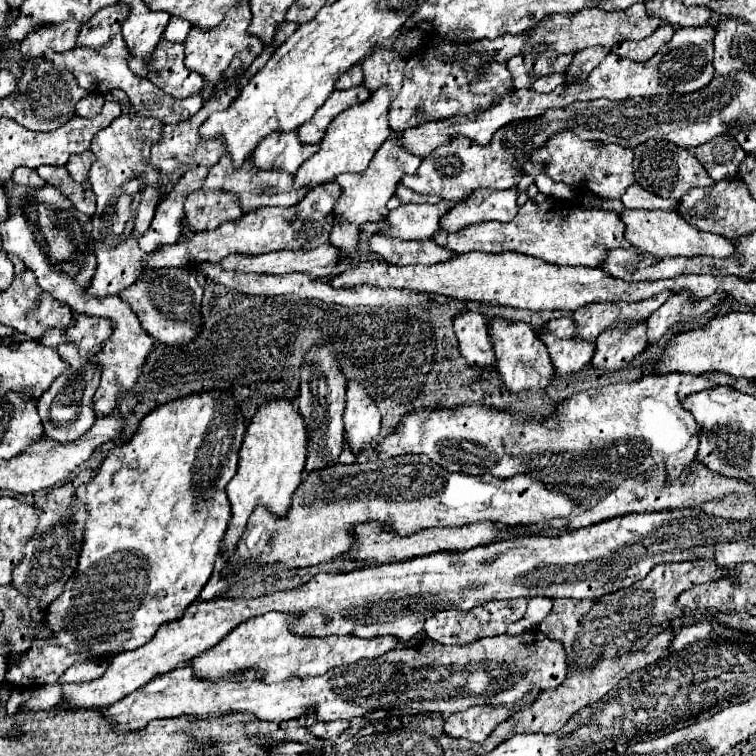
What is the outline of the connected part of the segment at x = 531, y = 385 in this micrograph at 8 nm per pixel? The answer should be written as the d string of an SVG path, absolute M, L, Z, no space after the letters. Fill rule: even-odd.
M493 318L489 320L489 332L491 332L495 358L497 358L497 368L503 376L505 386L511 392L537 392L549 386L555 372L549 360L549 352L527 322L511 322L505 318Z

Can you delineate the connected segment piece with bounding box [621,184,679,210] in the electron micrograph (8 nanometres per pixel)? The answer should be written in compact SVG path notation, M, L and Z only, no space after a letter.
M631 184L631 188L627 188L627 192L625 192L625 196L621 196L621 202L629 210L637 210L637 208L645 208L645 210L655 210L655 208L677 210L679 208L679 202L659 198L659 196L643 190L639 184Z

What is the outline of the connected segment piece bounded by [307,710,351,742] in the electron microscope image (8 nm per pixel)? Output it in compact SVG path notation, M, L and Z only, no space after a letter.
M311 710L311 716L307 716L307 728L315 738L331 740L335 742L347 728L351 726L351 720L337 720L337 722L321 722L315 716L315 710Z

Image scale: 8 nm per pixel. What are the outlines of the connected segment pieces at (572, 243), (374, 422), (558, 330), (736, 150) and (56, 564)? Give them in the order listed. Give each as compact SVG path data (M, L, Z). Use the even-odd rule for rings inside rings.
M537 194L535 198L527 200L517 216L503 224L503 222L481 222L473 224L471 228L463 228L459 232L443 232L437 230L433 240L443 246L451 248L457 254L465 252L519 252L527 256L541 258L547 264L555 266L599 266L605 260L611 248L631 248L631 244L623 236L623 222L615 212L607 210L583 210L583 208L567 208L565 204L551 200L549 196Z
M349 382L347 384L347 408L345 408L345 436L353 448L353 452L365 448L365 444L373 442L379 436L381 414L363 388L363 384Z
M563 316L563 318L557 318L557 320L551 320L547 324L547 330L559 338L571 338L577 334L575 330L575 322L569 318L569 316Z
M727 134L715 136L715 140L697 146L695 156L705 166L707 174L717 182L725 176L737 174L739 164L747 156L747 152L743 152L743 148L739 148L739 144Z
M49 492L37 504L43 514L35 536L25 546L23 562L13 570L13 586L23 596L35 596L41 608L47 608L51 600L59 598L65 582L73 576L79 562L79 548L83 546L83 524L87 520L87 508L75 500L75 492Z

